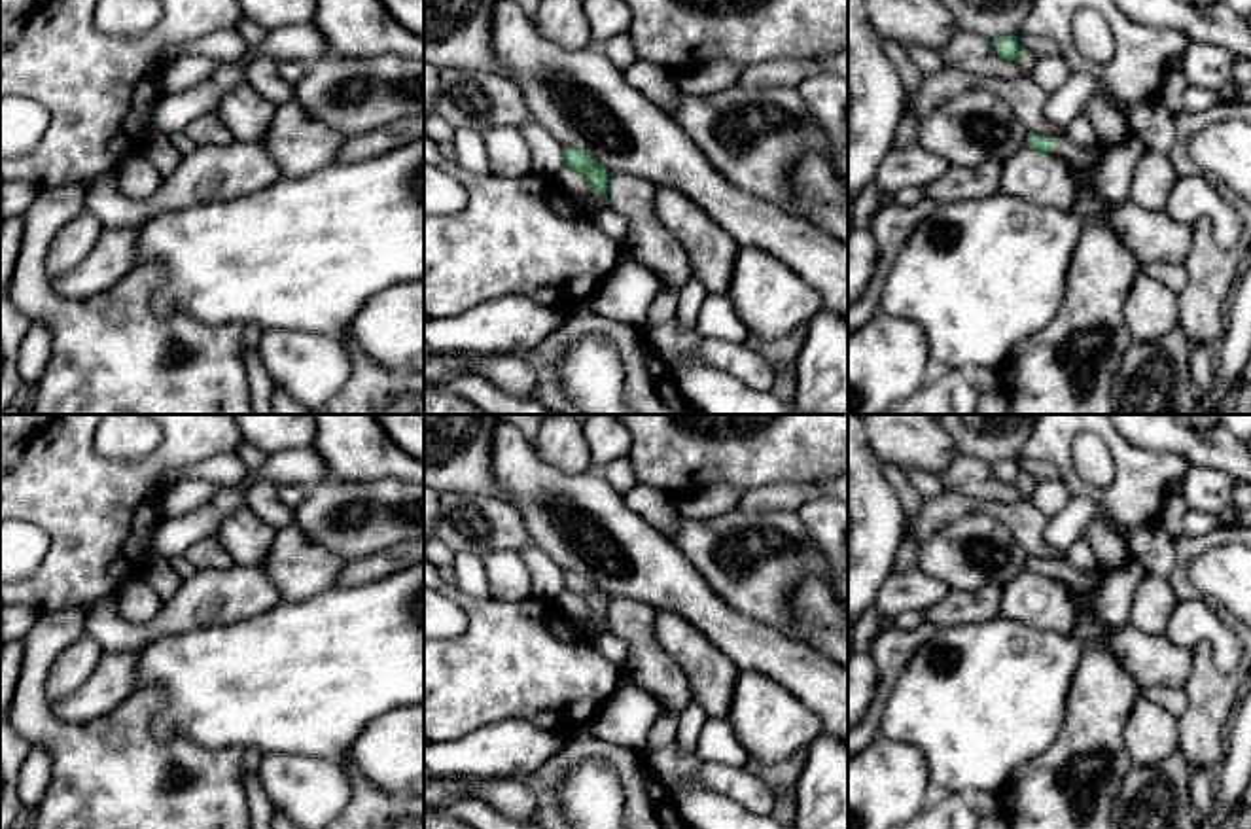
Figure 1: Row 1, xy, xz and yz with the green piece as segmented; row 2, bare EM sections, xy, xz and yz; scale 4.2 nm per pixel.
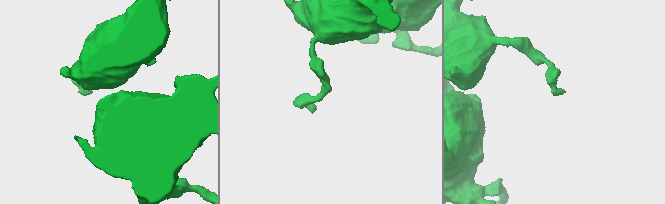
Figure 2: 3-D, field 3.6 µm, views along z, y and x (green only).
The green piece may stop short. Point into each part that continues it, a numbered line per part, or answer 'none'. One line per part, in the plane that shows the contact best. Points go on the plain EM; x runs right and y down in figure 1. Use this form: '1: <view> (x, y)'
1: yz (1085, 583)

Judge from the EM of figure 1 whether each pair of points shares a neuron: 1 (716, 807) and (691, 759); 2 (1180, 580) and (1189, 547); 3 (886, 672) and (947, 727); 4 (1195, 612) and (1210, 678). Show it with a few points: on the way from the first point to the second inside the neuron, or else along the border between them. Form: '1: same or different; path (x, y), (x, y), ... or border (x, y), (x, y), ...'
1: same; path (703, 801), (687, 786), (687, 773)
2: same; path (1180, 572), (1185, 555)
3: different; border (922, 644), (894, 680), (879, 720)
4: different; border (1193, 650), (1210, 642), (1217, 661), (1231, 672)

